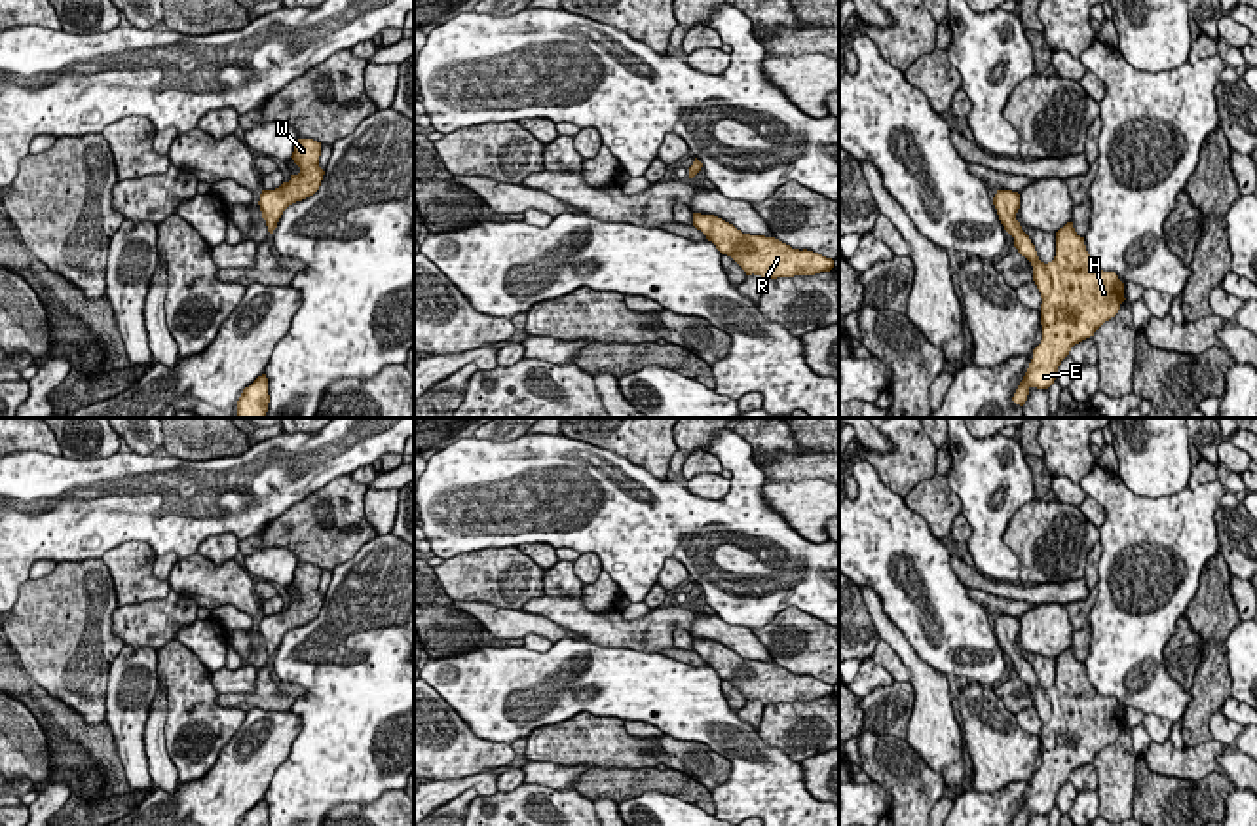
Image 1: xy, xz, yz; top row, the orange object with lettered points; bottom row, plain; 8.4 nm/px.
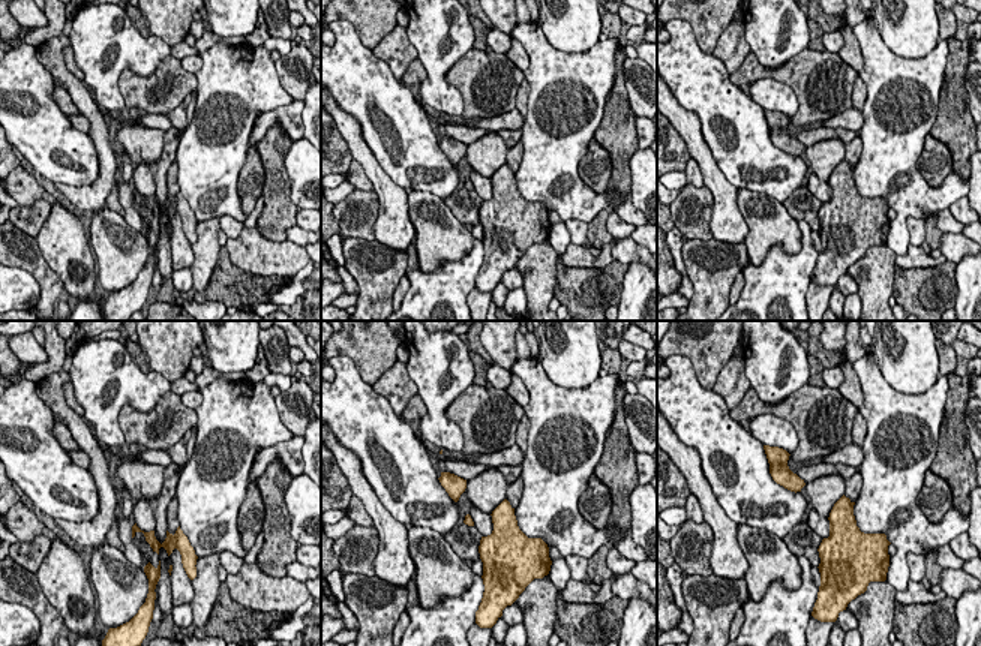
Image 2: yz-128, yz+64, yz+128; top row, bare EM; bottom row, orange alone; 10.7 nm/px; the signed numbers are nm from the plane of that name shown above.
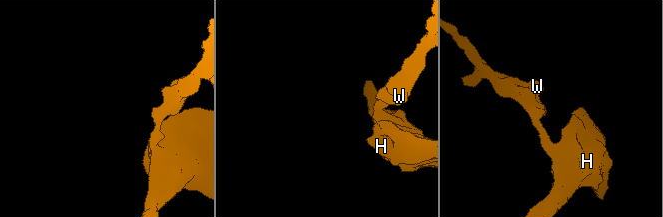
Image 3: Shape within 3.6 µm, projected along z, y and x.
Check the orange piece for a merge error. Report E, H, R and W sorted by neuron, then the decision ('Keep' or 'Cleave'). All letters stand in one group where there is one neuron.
Groups: E H R W. Keep

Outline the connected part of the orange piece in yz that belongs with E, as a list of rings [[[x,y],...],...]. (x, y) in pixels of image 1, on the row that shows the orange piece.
[[[997,190],[993,205],[1001,224],[1014,237],[1014,247],[1031,262],[1033,281],[1042,298],[1042,340],[1033,349],[1029,368],[1012,397],[1023,406],[1031,387],[1048,389],[1054,384],[1058,366],[1075,344],[1094,336],[1118,313],[1126,300],[1124,283],[1115,272],[1103,272],[1094,264],[1073,222],[1056,232],[1056,256],[1044,264],[1016,220],[1020,194]]]

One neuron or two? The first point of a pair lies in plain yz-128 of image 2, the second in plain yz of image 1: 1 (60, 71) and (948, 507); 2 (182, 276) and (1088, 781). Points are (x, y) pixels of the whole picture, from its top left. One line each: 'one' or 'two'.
1: one
2: two

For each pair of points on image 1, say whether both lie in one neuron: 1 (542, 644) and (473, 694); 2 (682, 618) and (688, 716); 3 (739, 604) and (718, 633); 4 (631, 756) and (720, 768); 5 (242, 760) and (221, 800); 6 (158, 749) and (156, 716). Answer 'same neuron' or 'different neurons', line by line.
1: different neurons
2: different neurons
3: different neurons
4: same neuron
5: same neuron
6: same neuron

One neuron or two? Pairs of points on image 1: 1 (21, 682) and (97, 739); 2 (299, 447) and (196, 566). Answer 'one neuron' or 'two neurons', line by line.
1: one neuron
2: two neurons

